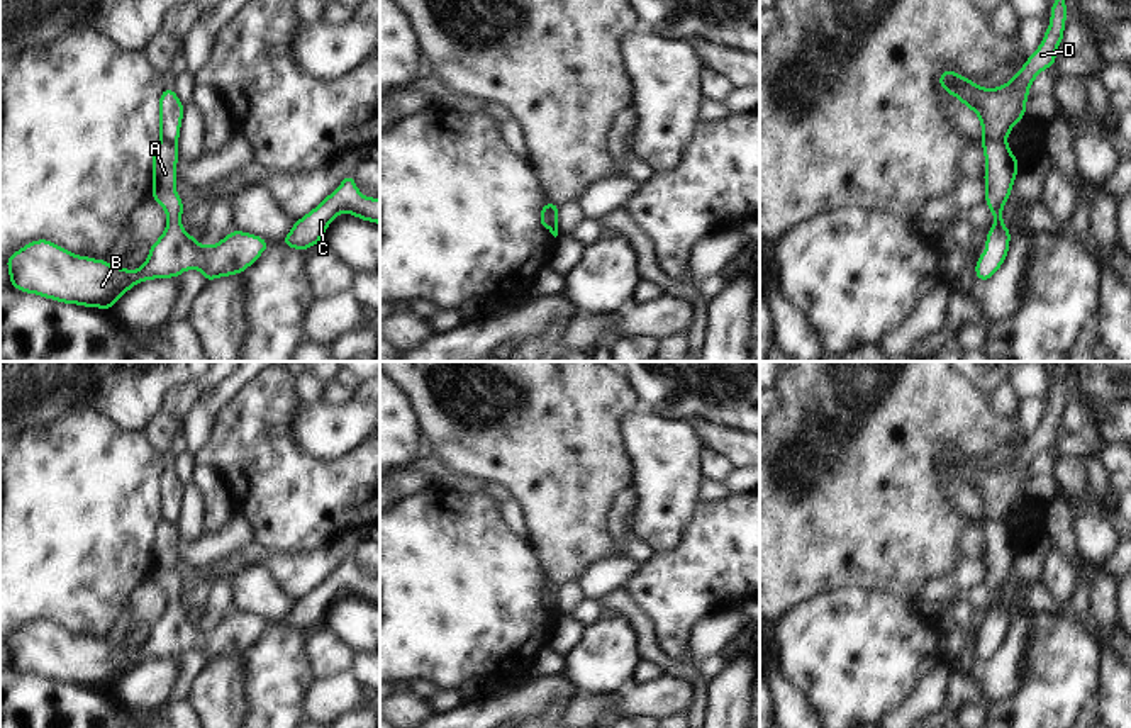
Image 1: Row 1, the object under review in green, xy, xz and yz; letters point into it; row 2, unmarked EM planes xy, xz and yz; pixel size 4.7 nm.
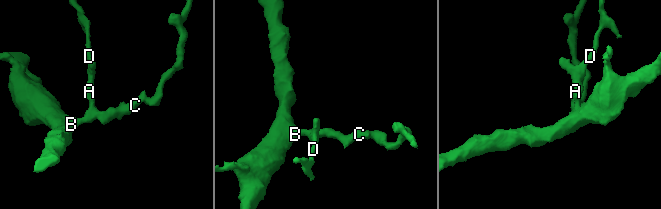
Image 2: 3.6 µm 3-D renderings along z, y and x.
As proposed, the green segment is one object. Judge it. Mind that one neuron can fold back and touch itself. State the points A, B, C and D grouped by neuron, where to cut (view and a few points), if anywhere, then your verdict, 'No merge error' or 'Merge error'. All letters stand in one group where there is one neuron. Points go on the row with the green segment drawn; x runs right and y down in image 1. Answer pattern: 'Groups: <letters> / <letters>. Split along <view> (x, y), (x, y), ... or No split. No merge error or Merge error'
Groups: A B C / D. Split along yz (1004, 140), (987, 141), (982, 146). Merge error.

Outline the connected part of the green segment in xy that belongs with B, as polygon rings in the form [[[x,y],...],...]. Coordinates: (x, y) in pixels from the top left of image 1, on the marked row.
[[[159,141],[153,153],[151,199],[164,209],[168,221],[163,236],[151,244],[148,260],[137,270],[131,272],[124,266],[112,266],[107,260],[80,256],[49,239],[36,239],[5,258],[10,287],[24,294],[36,294],[63,304],[110,311],[127,290],[144,280],[176,278],[192,268],[202,272],[205,283],[220,277],[241,275],[246,268],[256,263],[261,253],[271,244],[253,232],[234,229],[219,243],[203,246],[190,232],[187,232],[181,227],[183,199],[175,192],[175,183],[178,182],[178,156],[178,146],[168,141]]]

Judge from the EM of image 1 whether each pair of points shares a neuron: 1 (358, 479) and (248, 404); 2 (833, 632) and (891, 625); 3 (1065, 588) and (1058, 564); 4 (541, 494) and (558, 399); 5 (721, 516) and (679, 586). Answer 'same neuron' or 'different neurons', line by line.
1: same neuron
2: same neuron
3: same neuron
4: same neuron
5: same neuron

